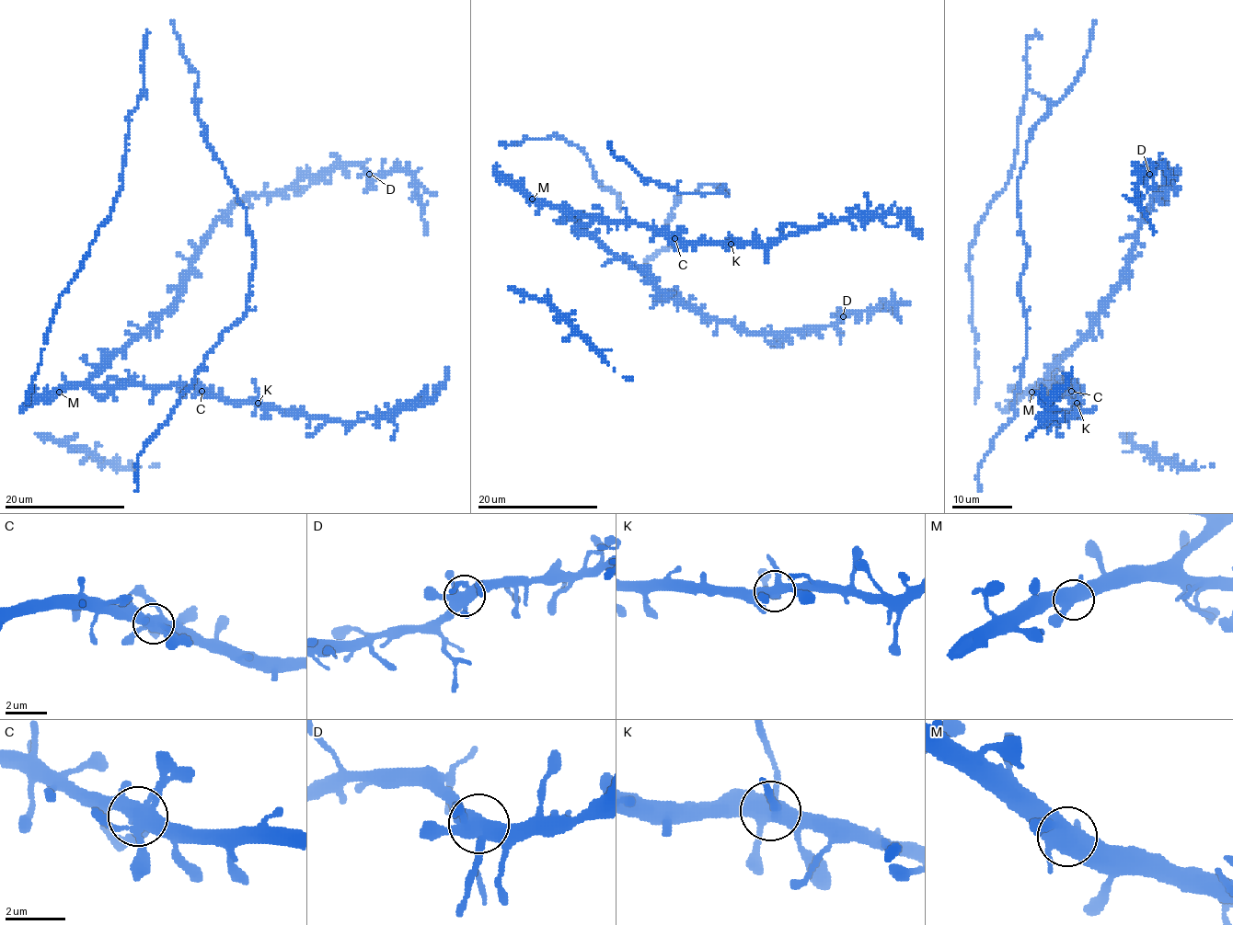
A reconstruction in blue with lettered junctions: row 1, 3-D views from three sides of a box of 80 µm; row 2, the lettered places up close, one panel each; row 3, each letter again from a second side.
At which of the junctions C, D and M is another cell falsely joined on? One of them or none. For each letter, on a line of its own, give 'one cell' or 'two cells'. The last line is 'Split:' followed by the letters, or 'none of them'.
C: one cell
D: one cell
M: one cell
Split: none of them

